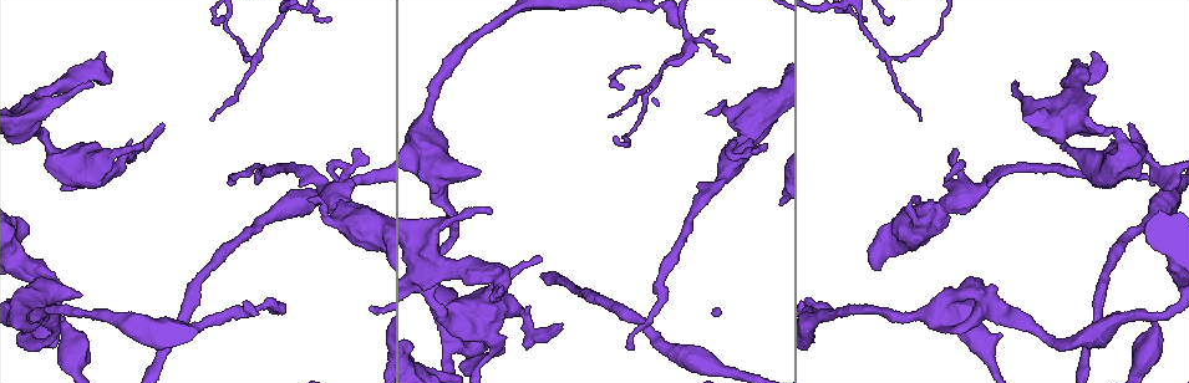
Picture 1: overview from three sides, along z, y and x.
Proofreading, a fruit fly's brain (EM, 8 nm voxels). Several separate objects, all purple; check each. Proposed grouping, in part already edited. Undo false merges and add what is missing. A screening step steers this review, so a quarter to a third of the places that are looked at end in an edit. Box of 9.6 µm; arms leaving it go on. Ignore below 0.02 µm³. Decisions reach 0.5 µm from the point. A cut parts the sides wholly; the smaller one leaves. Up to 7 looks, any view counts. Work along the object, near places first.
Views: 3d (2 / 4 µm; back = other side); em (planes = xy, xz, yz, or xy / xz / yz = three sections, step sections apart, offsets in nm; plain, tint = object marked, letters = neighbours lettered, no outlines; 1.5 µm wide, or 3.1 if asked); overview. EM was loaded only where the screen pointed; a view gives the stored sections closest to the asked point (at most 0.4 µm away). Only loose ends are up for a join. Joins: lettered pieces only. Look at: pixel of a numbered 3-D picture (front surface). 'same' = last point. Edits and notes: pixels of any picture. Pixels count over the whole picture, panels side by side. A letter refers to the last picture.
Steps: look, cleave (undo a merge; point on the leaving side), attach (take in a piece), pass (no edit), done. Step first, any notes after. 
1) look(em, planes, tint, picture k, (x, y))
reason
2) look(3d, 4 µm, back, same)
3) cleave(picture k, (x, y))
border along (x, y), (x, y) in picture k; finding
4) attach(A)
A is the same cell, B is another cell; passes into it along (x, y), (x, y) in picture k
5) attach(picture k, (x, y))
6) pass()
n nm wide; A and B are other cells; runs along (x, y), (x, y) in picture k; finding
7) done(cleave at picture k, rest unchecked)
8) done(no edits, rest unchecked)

look(em, planes, tint, picture 1, (1095, 53))
end of a long branch

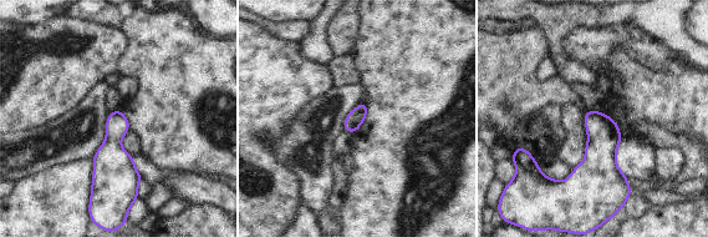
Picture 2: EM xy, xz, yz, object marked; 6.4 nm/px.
look(em, planes, letters, same)

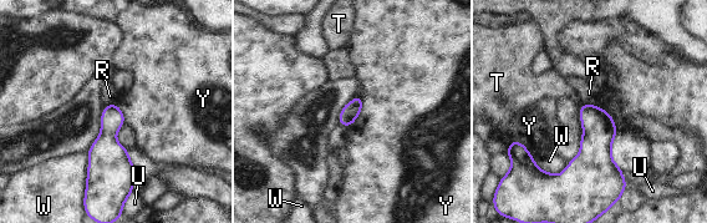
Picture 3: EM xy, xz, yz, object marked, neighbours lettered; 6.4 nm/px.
pass()
W touches over 240 nm; R, T, U, W and Y are other cells; border along (361, 96), (361, 112), (349, 127) in picture 3; none of them fits

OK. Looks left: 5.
look(em, xz, step 8, tint, picture 1, (1108, 132))
narrows sharply

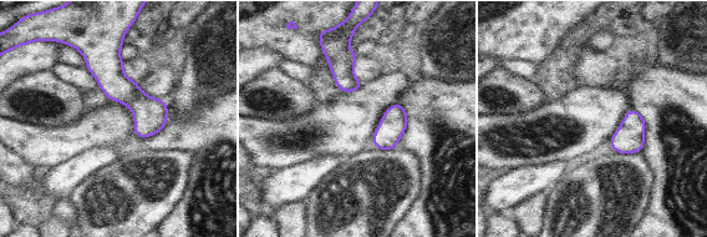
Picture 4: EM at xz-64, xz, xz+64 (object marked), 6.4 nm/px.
look(em, planes, letters, same)
another direction

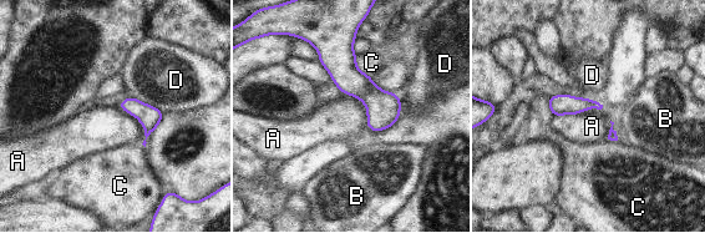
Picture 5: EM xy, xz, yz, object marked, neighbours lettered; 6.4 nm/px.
pass()
130 nm wide; A, B, C and D are other cells; border along (602, 107), (589, 107), (554, 117) in picture 5; continuous, no second neuron

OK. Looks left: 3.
look(3d, 2 µm, picture 1, (231, 186))

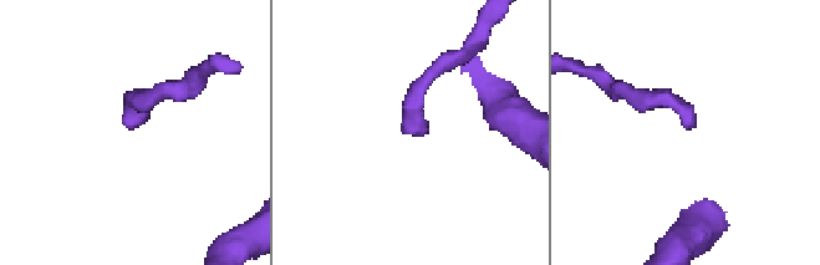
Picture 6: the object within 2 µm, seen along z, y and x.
look(em, yz, step 8, tint, picture 6, (689, 129))
now the EM

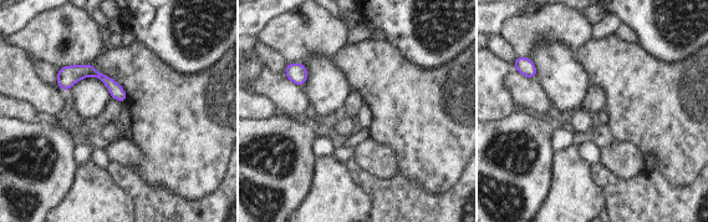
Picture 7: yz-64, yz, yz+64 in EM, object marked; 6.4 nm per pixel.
look(em, yz, step 8, letters, same)

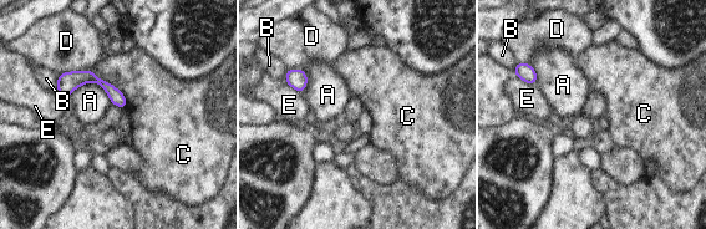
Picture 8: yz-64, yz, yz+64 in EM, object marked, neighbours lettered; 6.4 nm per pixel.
pass()
A, B, C, D and E are other cells; no lettered piece goes on from it

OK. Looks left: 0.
done(no edits, rest unchecked)

